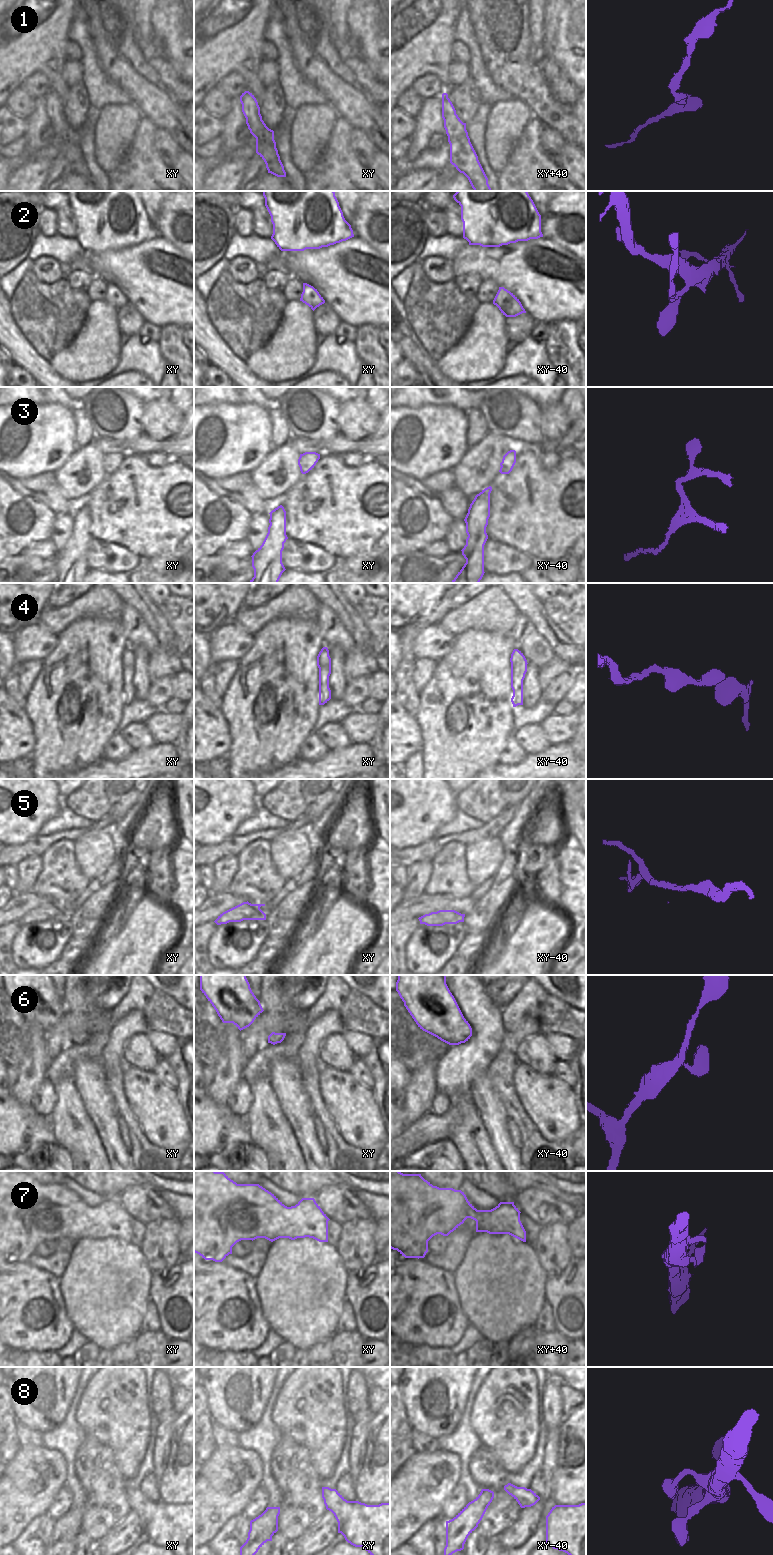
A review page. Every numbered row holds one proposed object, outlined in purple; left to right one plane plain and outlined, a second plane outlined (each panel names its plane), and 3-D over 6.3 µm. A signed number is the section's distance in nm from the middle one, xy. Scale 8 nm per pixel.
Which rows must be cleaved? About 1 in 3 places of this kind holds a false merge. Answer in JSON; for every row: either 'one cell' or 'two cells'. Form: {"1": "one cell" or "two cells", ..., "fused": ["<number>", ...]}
{"1": "one cell", "2": "two cells", "3": "two cells", "4": "one cell", "5": "one cell", "6": "one cell", "7": "one cell", "8": "one cell", "fused": ["2", "3"]}

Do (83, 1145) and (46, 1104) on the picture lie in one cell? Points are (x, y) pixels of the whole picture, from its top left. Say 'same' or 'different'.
different

